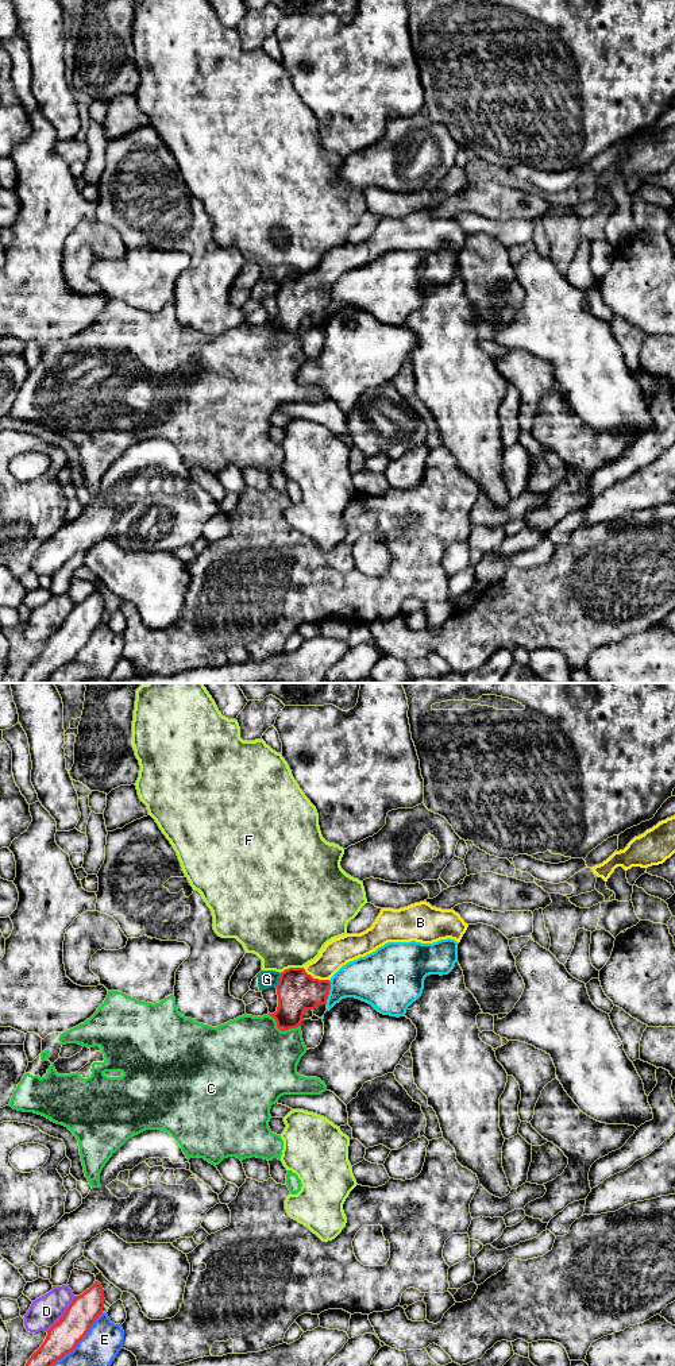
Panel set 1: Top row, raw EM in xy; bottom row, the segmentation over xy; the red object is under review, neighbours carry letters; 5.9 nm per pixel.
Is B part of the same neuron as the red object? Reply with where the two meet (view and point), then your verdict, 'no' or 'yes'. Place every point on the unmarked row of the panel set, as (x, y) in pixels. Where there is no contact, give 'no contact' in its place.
xy (316, 288) | yes

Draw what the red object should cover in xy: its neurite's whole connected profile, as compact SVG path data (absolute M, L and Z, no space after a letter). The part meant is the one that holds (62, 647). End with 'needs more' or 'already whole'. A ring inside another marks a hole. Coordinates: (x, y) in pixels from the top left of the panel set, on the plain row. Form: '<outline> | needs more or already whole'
M99 590L76 605L63 625L47 640L40 656L27 670L20 683L43 683L66 663L72 661L103 622L104 598Z | already whole

